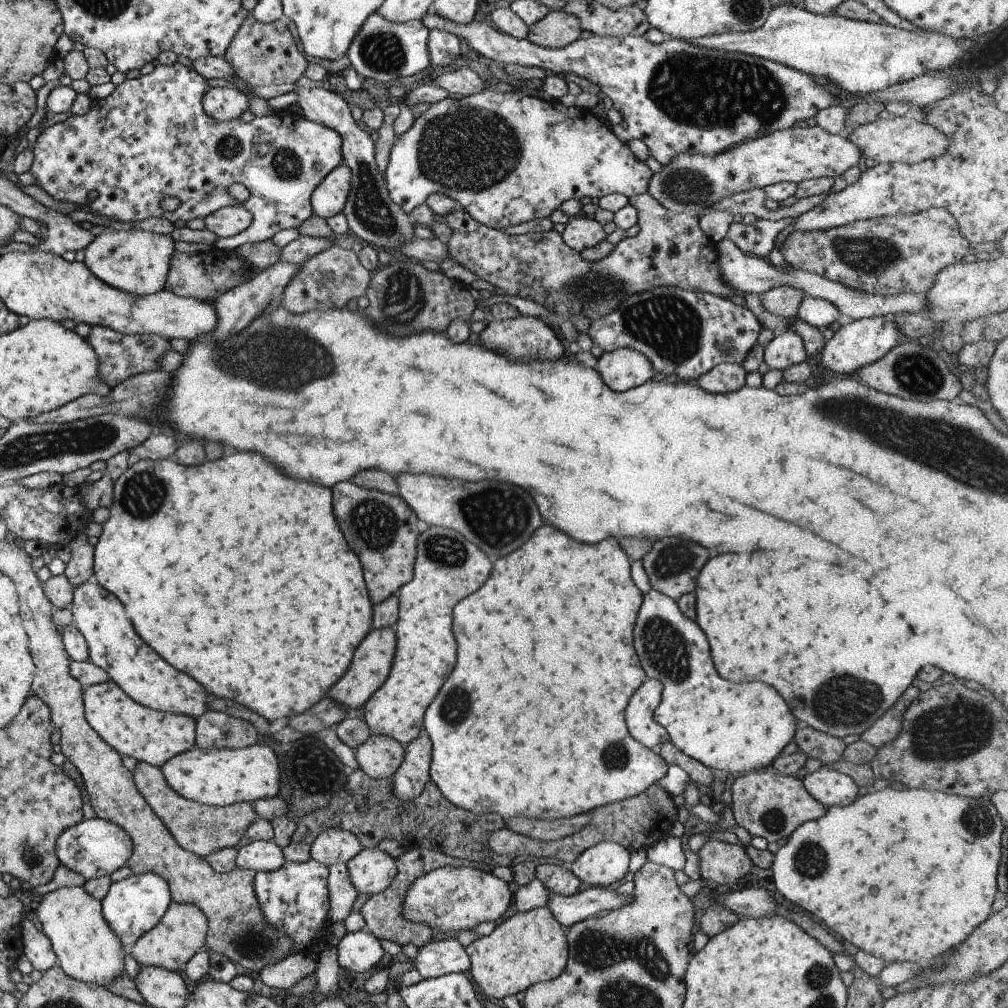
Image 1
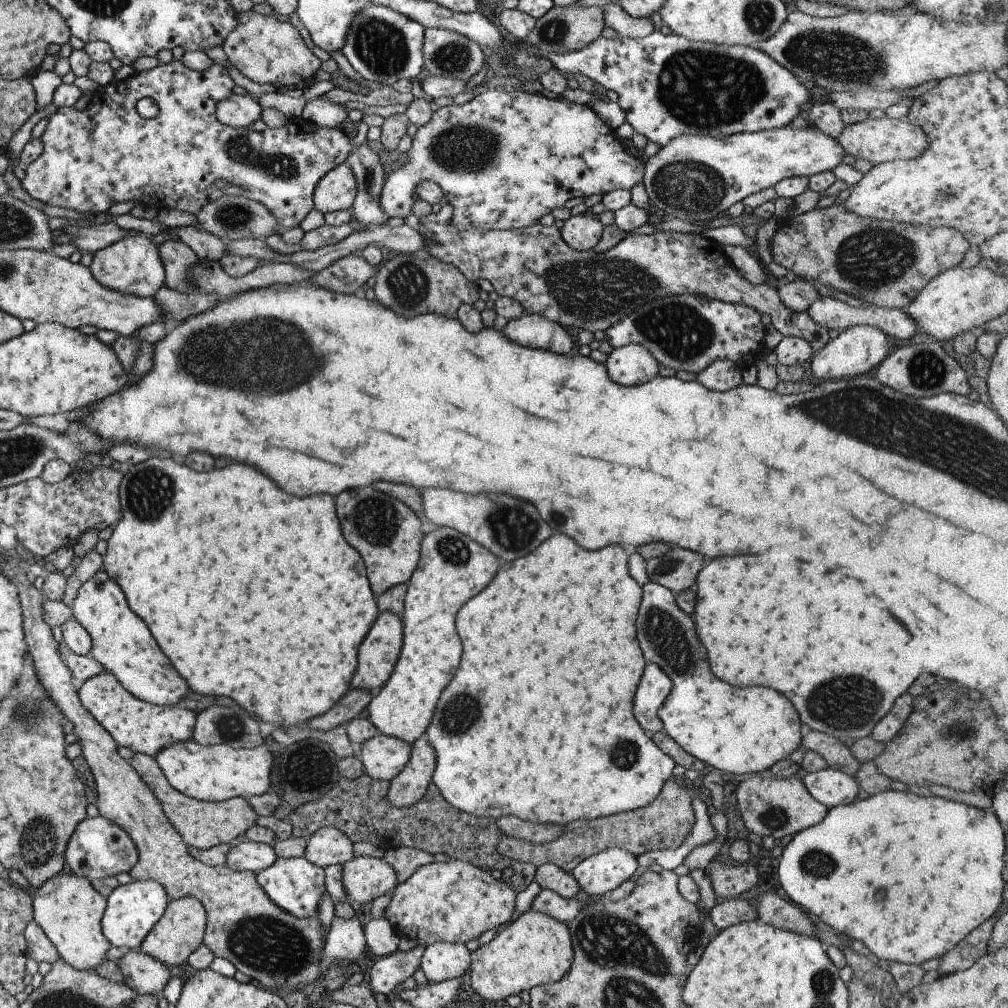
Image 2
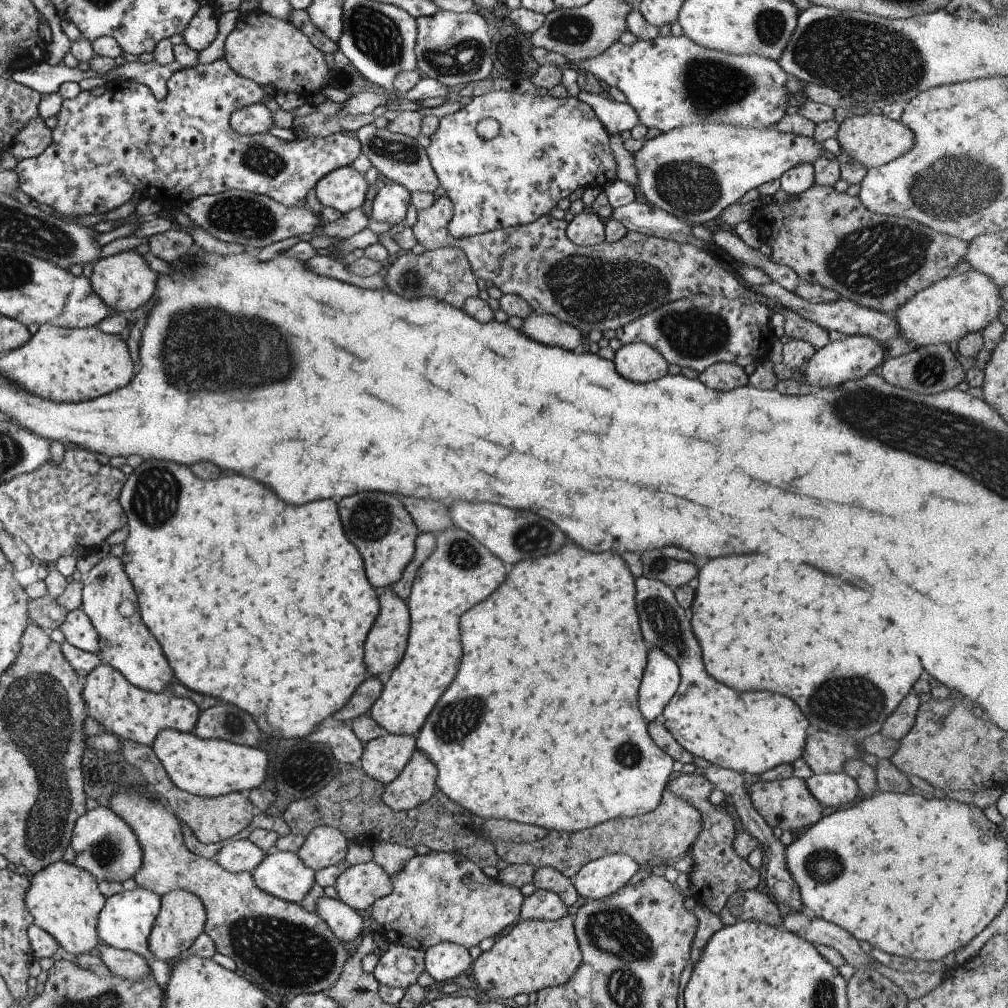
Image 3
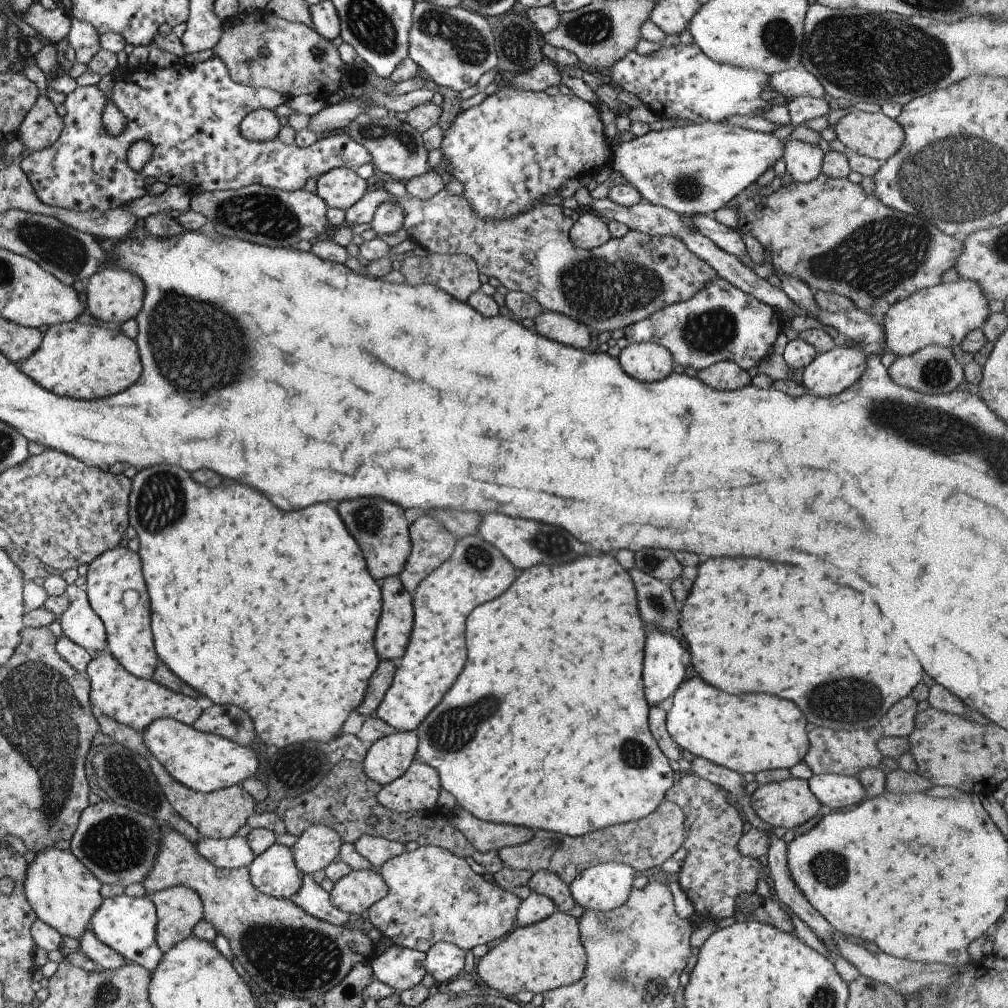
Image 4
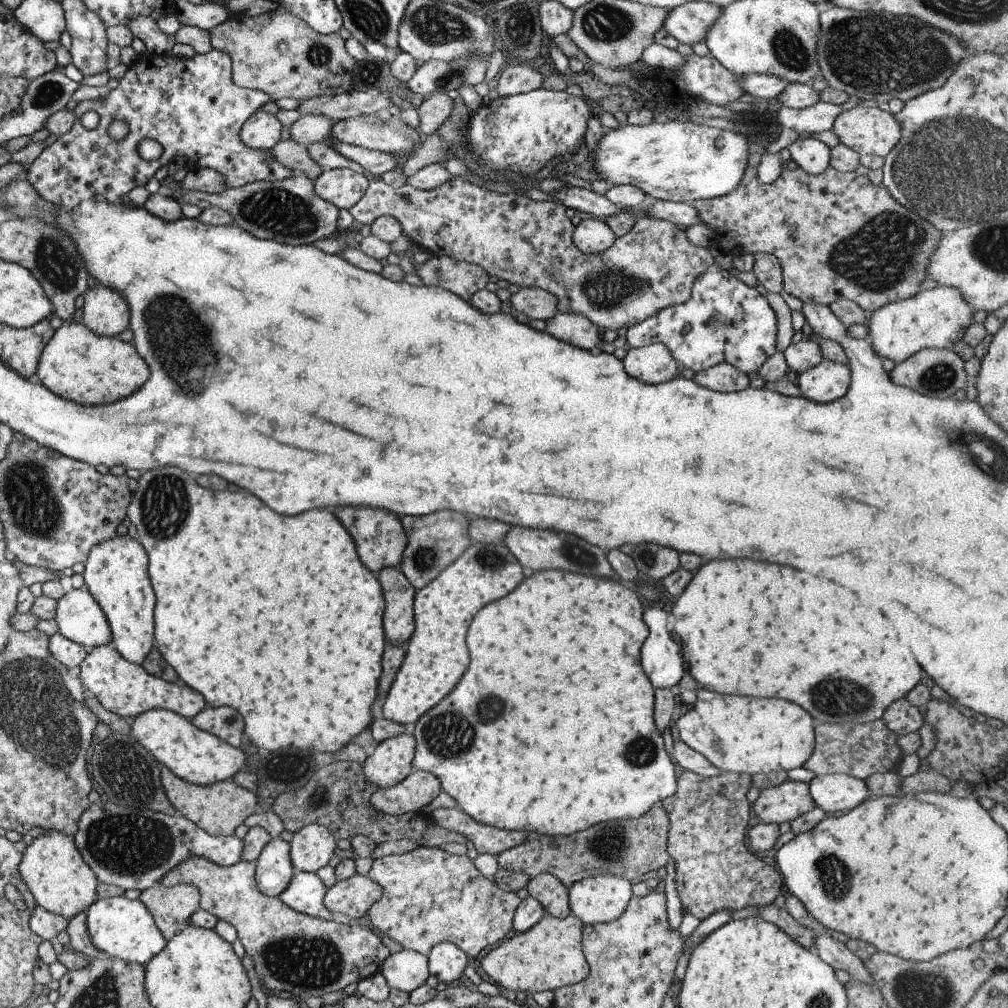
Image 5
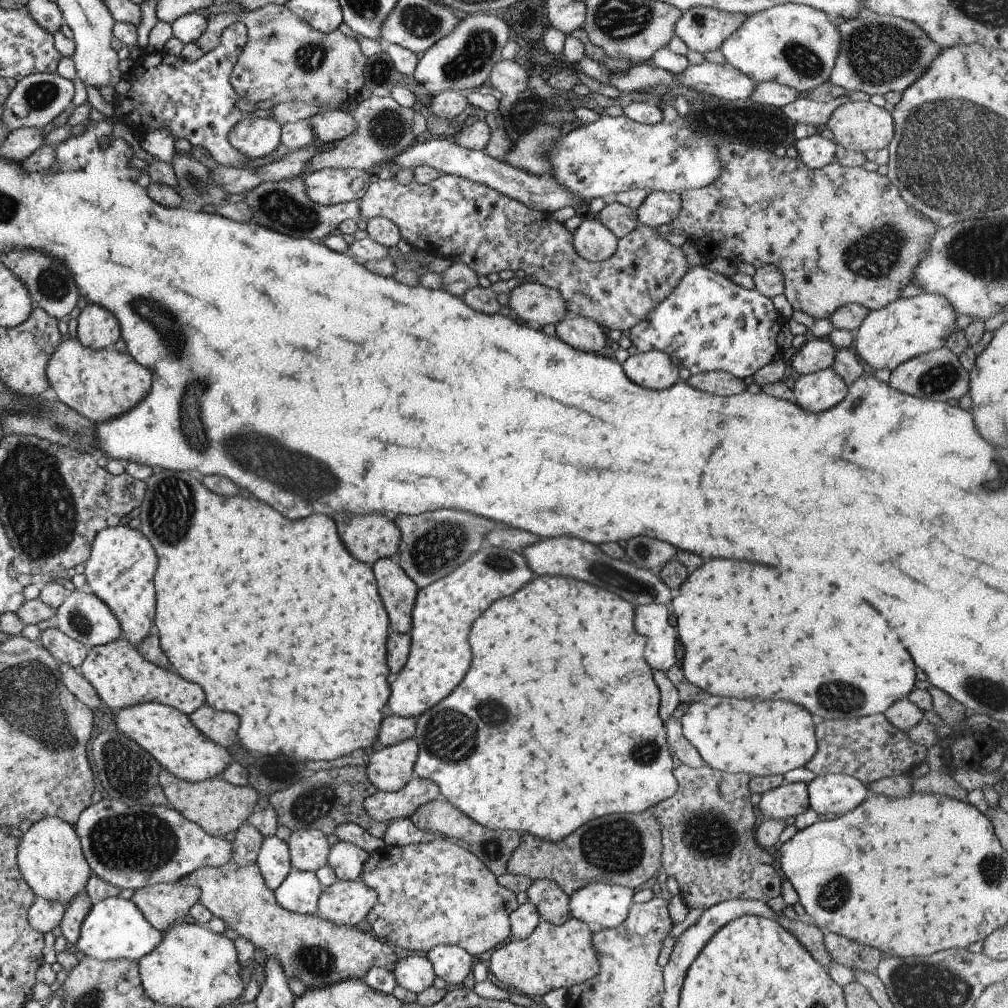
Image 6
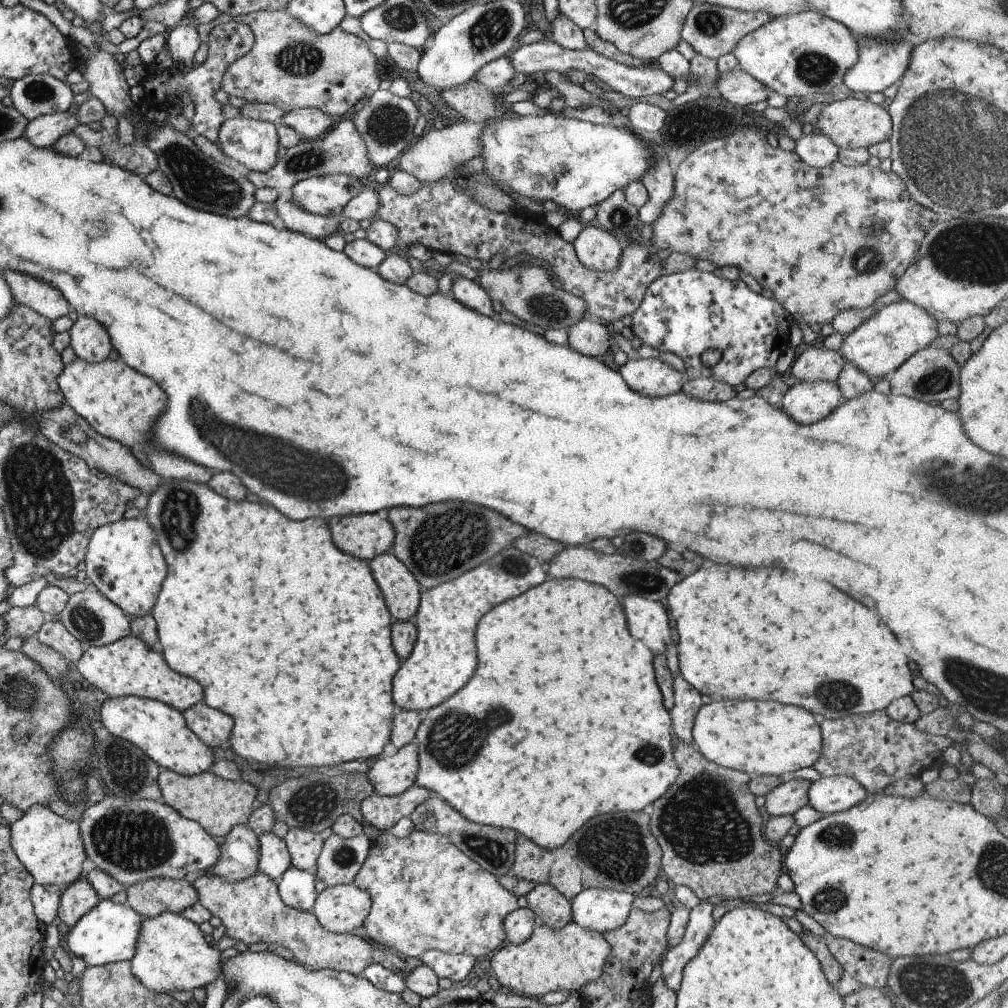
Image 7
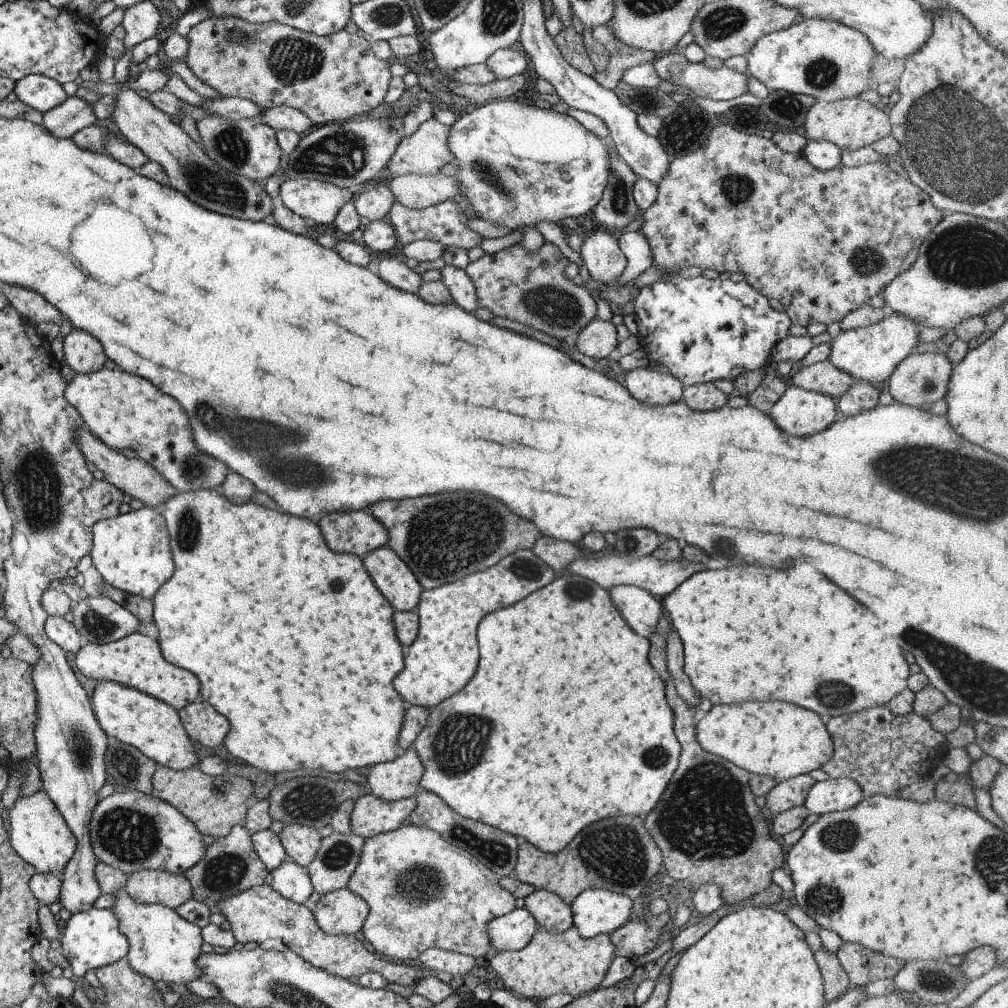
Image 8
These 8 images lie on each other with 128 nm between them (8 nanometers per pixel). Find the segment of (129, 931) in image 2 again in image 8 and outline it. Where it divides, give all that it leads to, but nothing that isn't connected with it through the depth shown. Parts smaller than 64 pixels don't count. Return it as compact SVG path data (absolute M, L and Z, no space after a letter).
M91 907L89 910L73 913L67 921L60 923L59 934L59 952L75 976L83 976L87 970L110 965L125 957L128 951L127 939L119 932L117 919L109 909Z

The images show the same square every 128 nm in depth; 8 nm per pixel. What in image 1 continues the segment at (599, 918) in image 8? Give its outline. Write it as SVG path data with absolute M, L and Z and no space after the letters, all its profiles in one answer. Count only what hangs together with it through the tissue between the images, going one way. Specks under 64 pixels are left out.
M601 841L586 848L567 867L581 882L607 888L627 874L629 851L620 844Z

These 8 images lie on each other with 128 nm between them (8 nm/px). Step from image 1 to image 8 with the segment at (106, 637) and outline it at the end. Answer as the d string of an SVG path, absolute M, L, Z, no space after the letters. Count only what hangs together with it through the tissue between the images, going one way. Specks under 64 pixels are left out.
M143 506L101 519L92 526L90 557L103 581L116 589L149 599L173 574L174 562L166 524L158 509Z

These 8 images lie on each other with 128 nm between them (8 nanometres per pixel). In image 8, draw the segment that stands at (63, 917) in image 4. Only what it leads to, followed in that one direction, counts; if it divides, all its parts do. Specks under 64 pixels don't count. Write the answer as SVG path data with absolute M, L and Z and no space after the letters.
M41 788L30 795L21 795L6 811L9 822L9 844L37 873L59 875L76 849L76 840L56 806Z

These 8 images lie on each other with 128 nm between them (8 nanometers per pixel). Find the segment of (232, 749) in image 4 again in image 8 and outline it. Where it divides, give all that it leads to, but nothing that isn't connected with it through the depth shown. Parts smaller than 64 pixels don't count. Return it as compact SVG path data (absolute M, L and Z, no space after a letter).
M97 681L89 700L101 730L109 738L134 746L147 758L155 761L157 766L182 771L193 767L198 761L194 745L185 734L177 711L164 702L113 681Z

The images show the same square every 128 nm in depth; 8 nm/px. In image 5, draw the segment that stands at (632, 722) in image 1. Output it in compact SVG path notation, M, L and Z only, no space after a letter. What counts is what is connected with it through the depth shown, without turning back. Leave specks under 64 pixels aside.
M644 604L642 620L648 630L648 635L641 645L641 668L655 689L675 690L676 682L686 671L685 661L682 658L680 643L670 631L670 615L667 608Z

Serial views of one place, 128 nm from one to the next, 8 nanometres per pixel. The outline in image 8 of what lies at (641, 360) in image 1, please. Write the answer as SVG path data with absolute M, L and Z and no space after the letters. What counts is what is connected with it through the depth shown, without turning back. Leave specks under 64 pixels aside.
M637 367L627 371L623 380L625 380L625 388L637 402L649 406L663 406L663 404L677 402L684 389L679 380L668 373L660 374L655 370Z

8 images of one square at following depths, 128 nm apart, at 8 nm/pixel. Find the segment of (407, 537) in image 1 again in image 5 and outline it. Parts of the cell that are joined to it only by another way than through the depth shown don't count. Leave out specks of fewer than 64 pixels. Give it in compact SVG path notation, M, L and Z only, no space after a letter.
M335 508L331 514L343 525L352 538L359 560L372 573L385 567L397 567L401 560L407 539L403 532L399 516L384 510L373 508Z

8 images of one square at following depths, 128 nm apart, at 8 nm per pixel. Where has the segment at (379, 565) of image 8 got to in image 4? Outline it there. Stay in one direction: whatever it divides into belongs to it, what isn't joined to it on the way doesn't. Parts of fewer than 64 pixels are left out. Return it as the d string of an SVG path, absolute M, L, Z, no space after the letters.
M398 575L382 578L378 582L382 596L382 607L374 632L373 646L378 654L378 660L397 662L405 652L412 629L412 598L403 588Z

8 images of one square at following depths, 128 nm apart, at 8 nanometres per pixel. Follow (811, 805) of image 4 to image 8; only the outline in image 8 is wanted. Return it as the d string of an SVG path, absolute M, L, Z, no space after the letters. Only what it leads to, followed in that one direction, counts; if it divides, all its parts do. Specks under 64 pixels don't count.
M807 774L778 782L764 796L764 806L774 813L801 806L804 804L805 797L813 783L814 780Z

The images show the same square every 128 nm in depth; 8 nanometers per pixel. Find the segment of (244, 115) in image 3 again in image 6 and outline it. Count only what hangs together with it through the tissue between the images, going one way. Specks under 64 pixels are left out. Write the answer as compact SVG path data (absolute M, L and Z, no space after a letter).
M242 117L231 127L228 143L245 159L263 158L279 146L280 125L269 117Z

